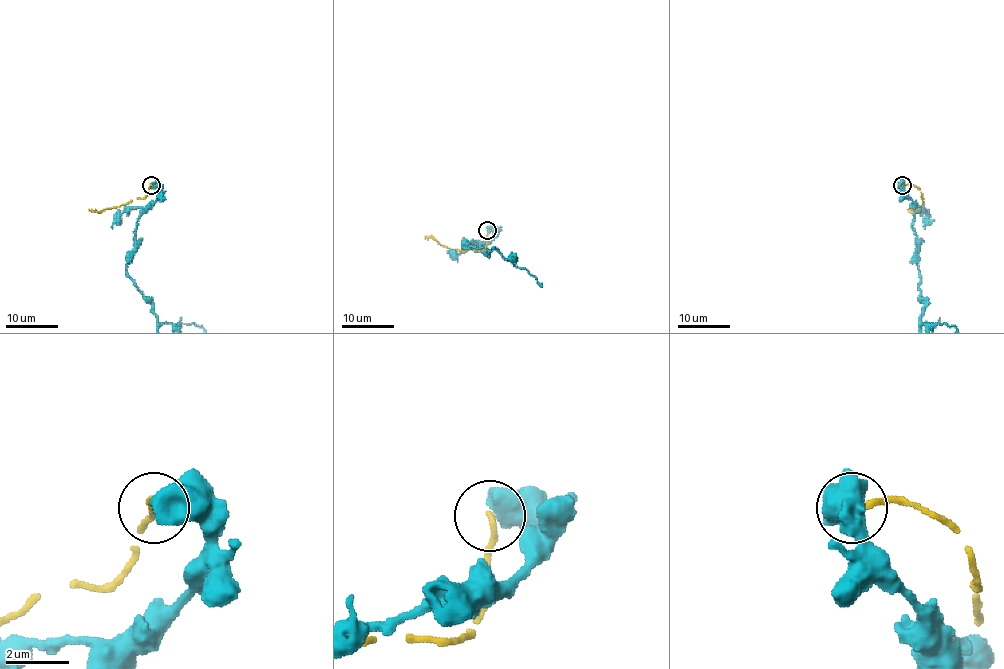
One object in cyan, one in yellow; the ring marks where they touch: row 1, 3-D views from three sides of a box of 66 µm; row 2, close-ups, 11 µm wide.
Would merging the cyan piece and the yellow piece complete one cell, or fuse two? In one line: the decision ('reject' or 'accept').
reject

